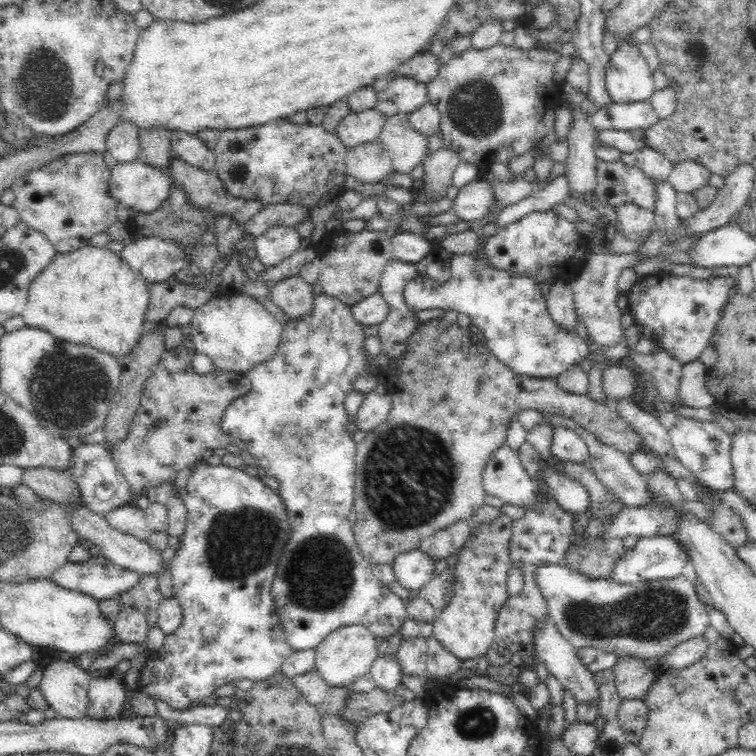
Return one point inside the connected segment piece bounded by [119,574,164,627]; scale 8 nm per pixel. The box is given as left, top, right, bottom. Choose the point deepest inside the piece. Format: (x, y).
(145, 596)

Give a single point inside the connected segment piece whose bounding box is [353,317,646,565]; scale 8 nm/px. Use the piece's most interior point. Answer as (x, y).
(452, 400)

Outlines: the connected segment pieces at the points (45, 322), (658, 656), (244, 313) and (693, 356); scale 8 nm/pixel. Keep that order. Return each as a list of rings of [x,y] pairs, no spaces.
[[[87,244],[72,252],[56,254],[52,262],[31,283],[27,306],[21,315],[25,326],[45,330],[61,342],[85,344],[119,359],[128,354],[144,334],[142,324],[146,319],[148,304],[149,284],[138,273],[134,273],[119,254],[106,246],[100,248]]]
[[[560,563],[538,566],[534,570],[534,581],[546,599],[551,622],[556,625],[558,633],[574,648],[592,646],[601,652],[615,654],[619,657],[633,656],[644,660],[662,661],[662,656],[672,652],[681,642],[703,635],[710,624],[702,595],[695,585],[696,580],[688,580],[684,575],[676,578],[650,579],[634,584],[624,584],[610,581],[608,578],[591,579]]]
[[[238,292],[211,297],[202,306],[194,308],[189,325],[196,352],[208,355],[216,370],[238,373],[269,362],[278,350],[284,328],[282,321],[270,313],[260,300]]]
[[[659,273],[639,278],[626,296],[635,323],[650,328],[652,338],[661,348],[684,365],[698,359],[702,350],[710,345],[722,308],[735,290],[736,279],[725,278],[723,274],[713,274],[707,280],[693,280]]]

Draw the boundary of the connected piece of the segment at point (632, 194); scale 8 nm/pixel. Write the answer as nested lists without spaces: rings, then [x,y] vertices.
[[[621,160],[596,161],[595,194],[601,202],[619,207],[629,202],[644,209],[654,210],[655,184],[644,171],[628,166]]]

